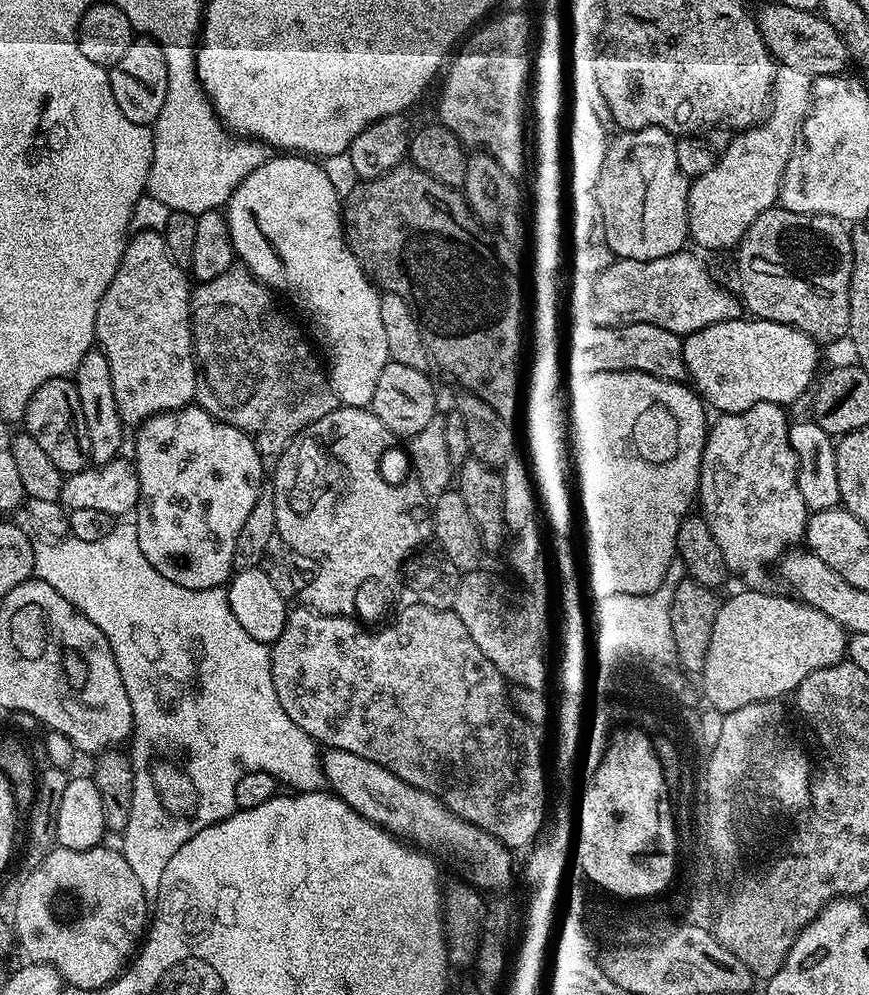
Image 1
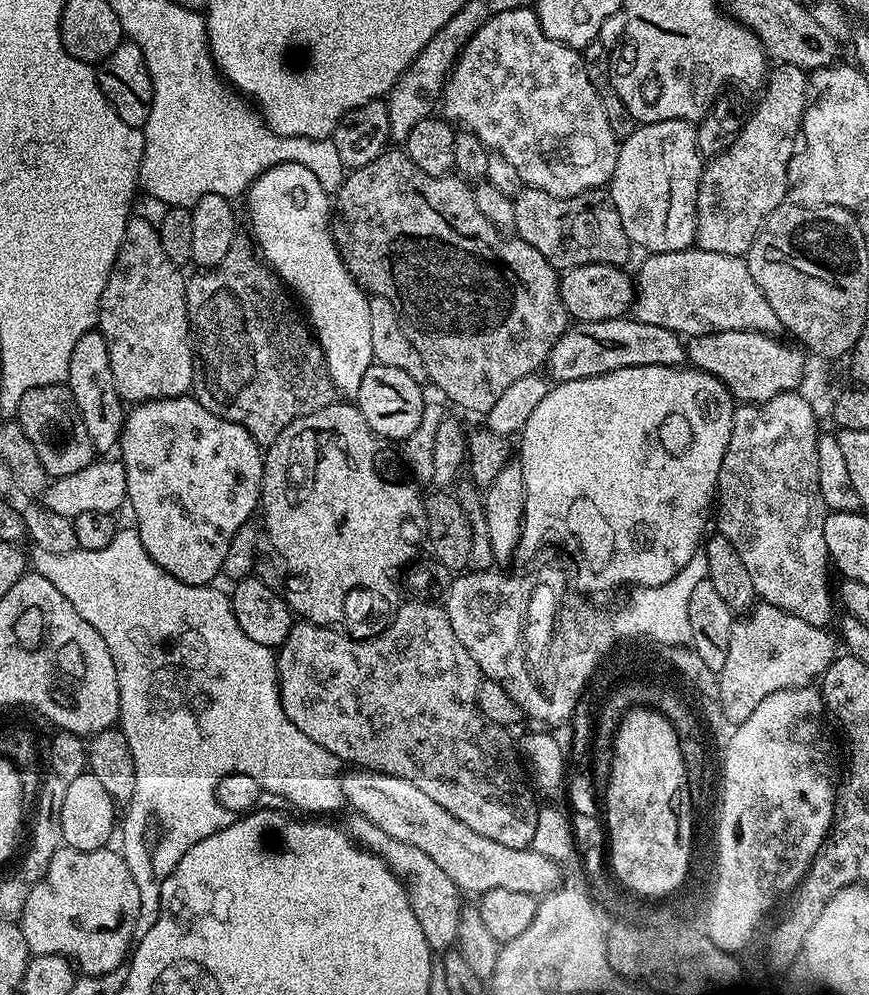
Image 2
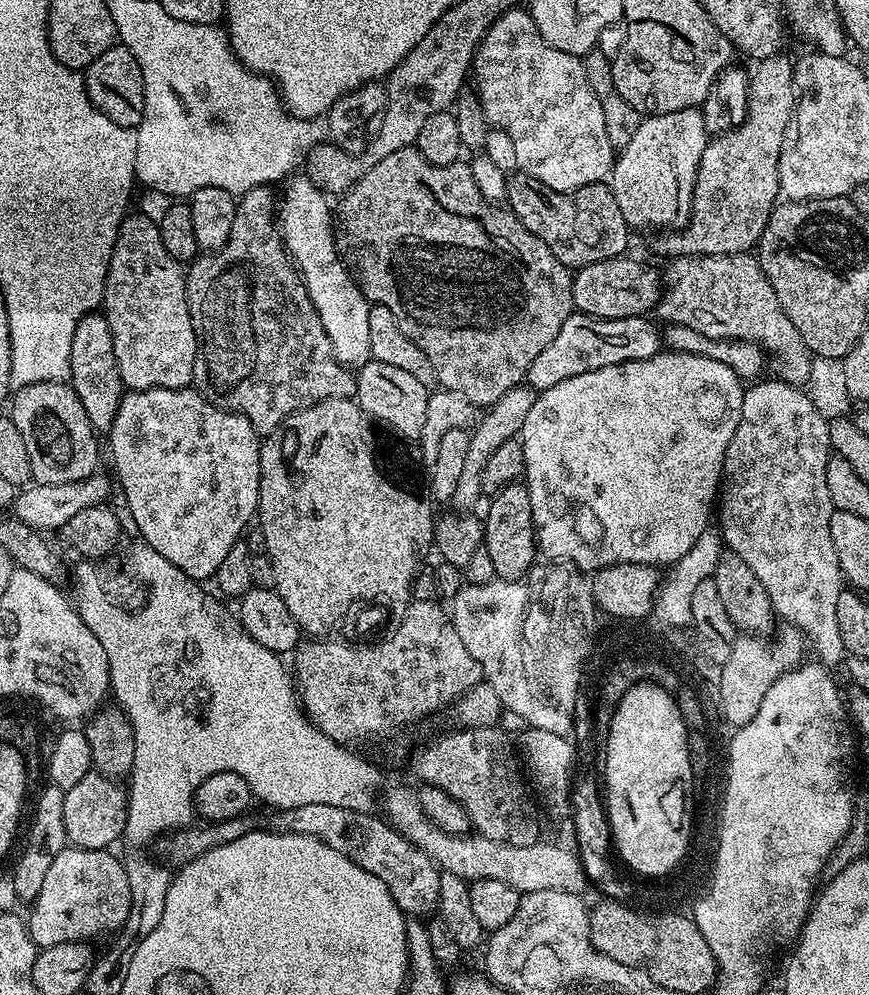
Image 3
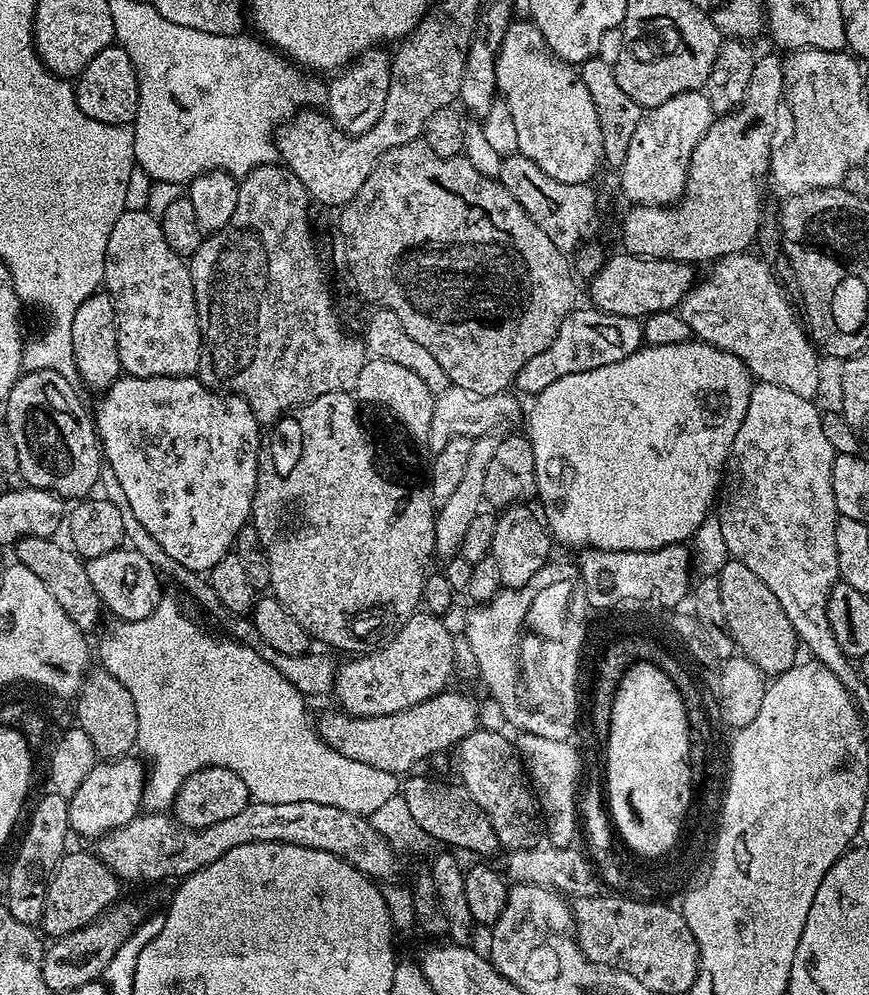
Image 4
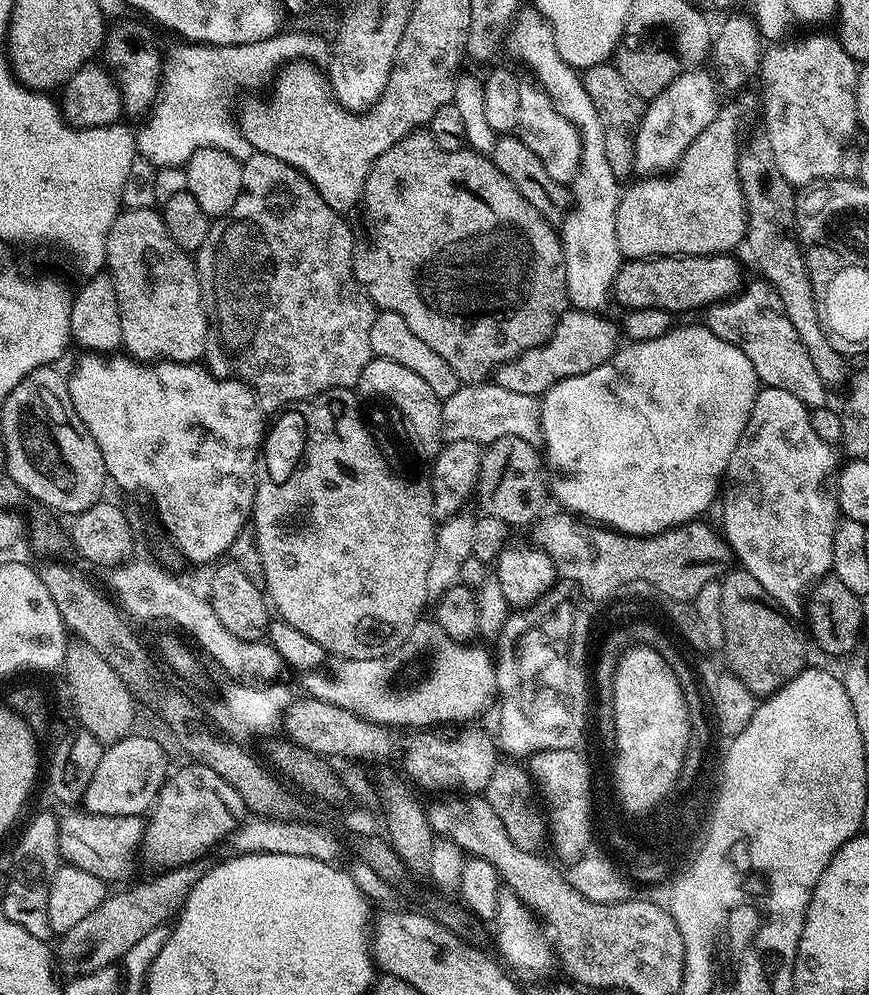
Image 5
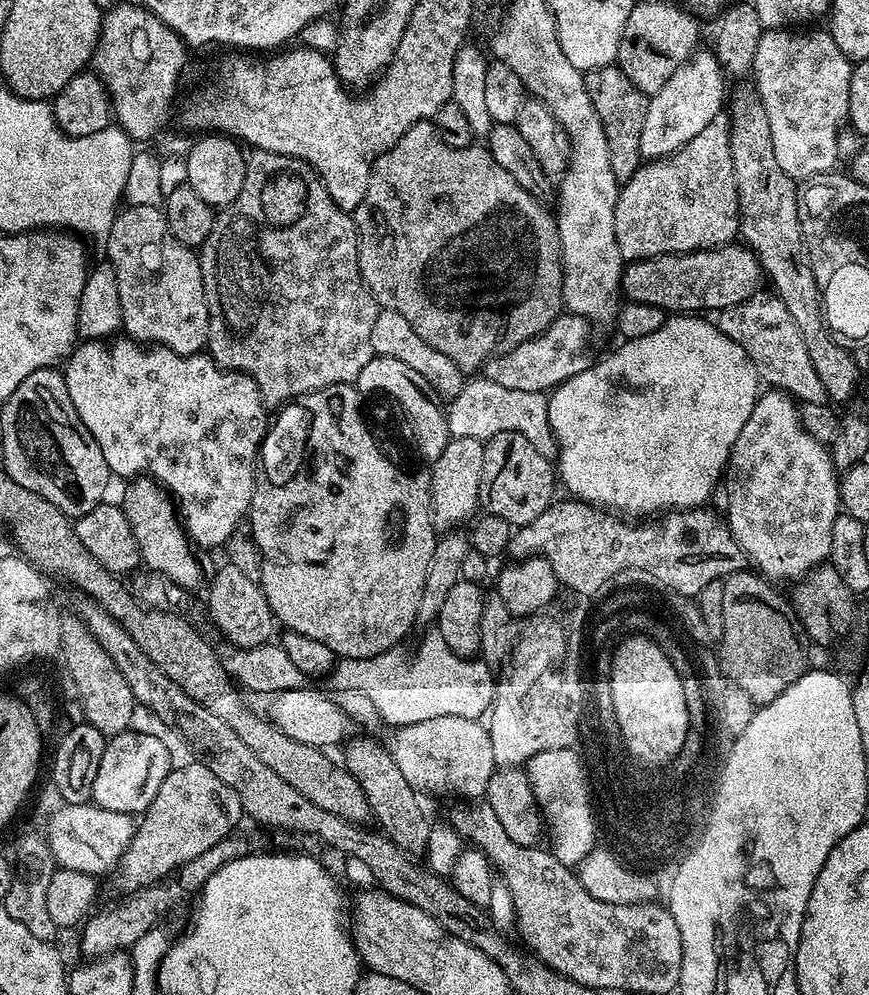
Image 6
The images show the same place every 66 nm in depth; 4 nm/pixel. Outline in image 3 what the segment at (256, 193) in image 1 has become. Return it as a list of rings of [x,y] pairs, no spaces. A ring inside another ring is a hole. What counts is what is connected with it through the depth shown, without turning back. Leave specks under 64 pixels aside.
[[[304,174],[289,179],[287,184],[284,201],[278,204],[280,239],[308,287],[310,298],[318,310],[318,318],[322,318],[322,326],[332,340],[338,362],[349,369],[359,369],[370,359],[370,305],[340,258],[338,240],[336,244],[332,237],[334,212],[331,207],[328,209],[329,197]]]

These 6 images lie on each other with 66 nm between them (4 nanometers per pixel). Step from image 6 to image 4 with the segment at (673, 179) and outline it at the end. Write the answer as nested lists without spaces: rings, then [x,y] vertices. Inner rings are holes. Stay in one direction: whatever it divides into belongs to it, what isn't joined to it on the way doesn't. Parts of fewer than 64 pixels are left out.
[[[760,56],[754,66],[754,74],[750,74],[750,86],[746,86],[746,98],[742,98],[742,102],[737,106],[734,112],[721,115],[719,118],[713,119],[710,130],[706,130],[706,134],[702,134],[702,142],[698,142],[698,146],[694,146],[694,154],[690,158],[690,166],[688,167],[688,177],[686,178],[686,186],[684,187],[684,195],[671,206],[661,206],[659,204],[638,204],[629,207],[629,212],[624,216],[624,225],[620,228],[620,236],[624,239],[622,245],[623,251],[631,254],[631,256],[645,256],[646,258],[654,258],[655,260],[683,260],[693,266],[699,265],[699,260],[708,260],[707,262],[715,262],[723,256],[732,256],[736,252],[747,252],[753,246],[756,240],[756,231],[760,228],[760,179],[767,177],[770,172],[770,161],[774,151],[774,143],[772,139],[776,136],[776,123],[780,120],[780,112],[782,116],[782,101],[784,100],[784,60],[776,56]]]

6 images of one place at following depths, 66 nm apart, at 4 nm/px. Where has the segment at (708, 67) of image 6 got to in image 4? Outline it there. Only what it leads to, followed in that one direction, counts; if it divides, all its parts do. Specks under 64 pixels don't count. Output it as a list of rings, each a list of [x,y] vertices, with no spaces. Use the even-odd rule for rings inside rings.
[[[703,91],[683,92],[666,98],[662,106],[647,109],[634,130],[634,139],[626,154],[626,162],[618,169],[620,188],[633,205],[659,204],[671,206],[684,195],[690,158],[694,146],[702,142],[702,134],[710,130],[714,113]]]

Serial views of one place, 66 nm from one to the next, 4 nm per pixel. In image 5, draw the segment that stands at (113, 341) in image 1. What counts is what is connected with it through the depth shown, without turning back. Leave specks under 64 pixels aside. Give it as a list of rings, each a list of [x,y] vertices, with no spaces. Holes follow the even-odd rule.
[[[155,207],[127,209],[114,218],[106,238],[107,275],[112,277],[118,294],[118,314],[122,318],[123,351],[133,360],[141,362],[167,362],[170,364],[195,364],[204,359],[204,340],[208,336],[208,319],[200,302],[200,283],[195,259],[183,252],[170,238],[163,215]]]

